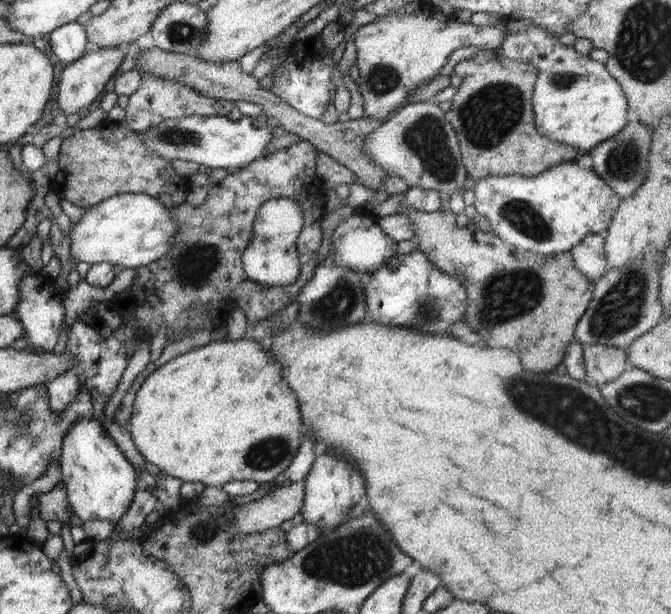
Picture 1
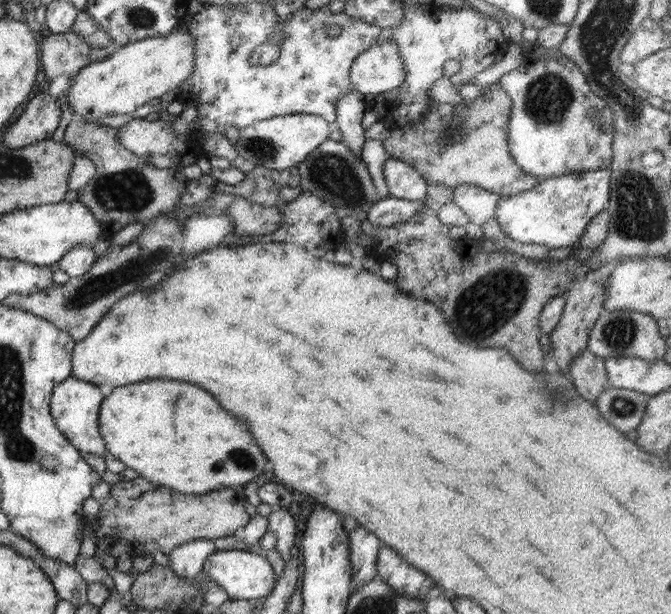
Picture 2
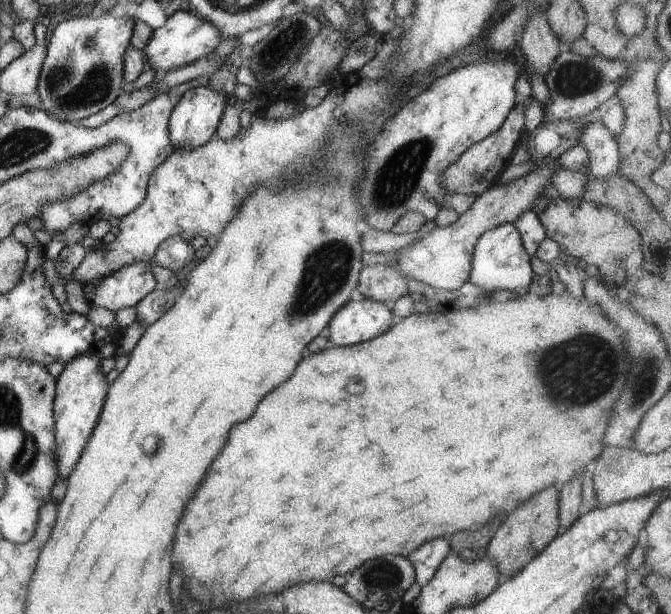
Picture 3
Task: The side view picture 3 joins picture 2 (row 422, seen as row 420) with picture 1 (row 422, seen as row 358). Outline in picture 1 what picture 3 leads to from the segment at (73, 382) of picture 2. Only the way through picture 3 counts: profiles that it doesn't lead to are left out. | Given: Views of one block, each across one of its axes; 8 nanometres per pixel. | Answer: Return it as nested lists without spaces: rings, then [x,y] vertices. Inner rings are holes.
[[[91,416],[75,420],[62,439],[59,461],[72,514],[81,523],[104,518],[116,526],[136,494],[138,476],[103,423]]]

